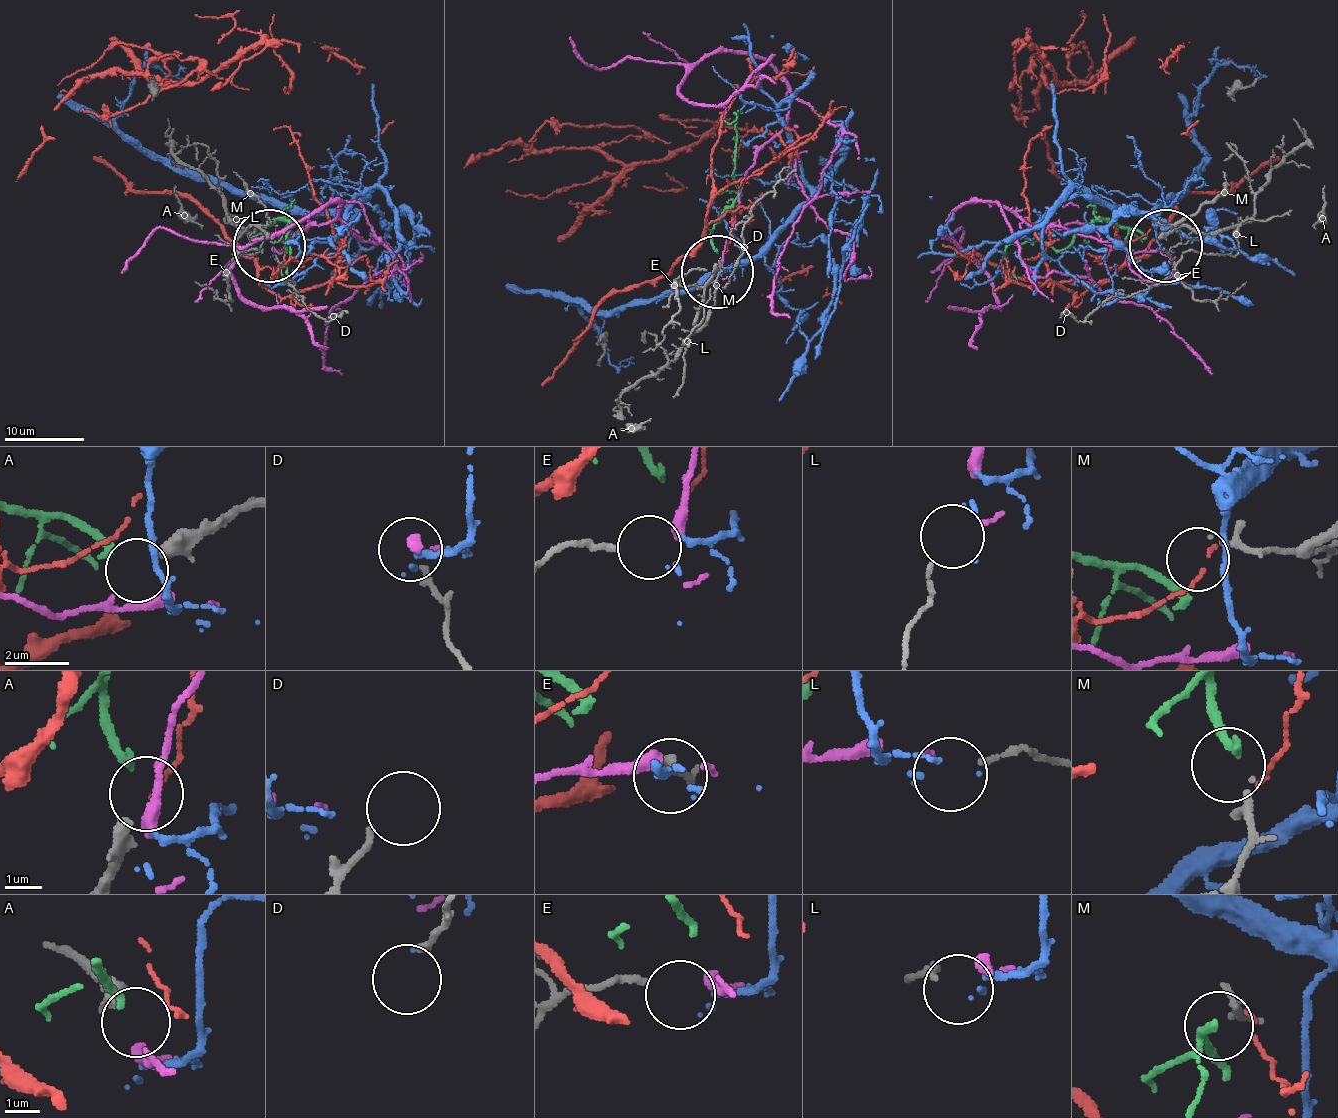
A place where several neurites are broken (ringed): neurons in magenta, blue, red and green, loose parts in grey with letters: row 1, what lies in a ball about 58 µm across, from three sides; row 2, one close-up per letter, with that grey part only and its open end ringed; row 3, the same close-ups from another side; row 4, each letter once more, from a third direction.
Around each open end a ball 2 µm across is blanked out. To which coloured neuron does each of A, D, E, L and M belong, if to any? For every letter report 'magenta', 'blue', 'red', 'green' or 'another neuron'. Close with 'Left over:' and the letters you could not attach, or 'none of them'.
A: green
D: another neuron
E: blue
L: magenta
M: another neuron
Left over: D, M

